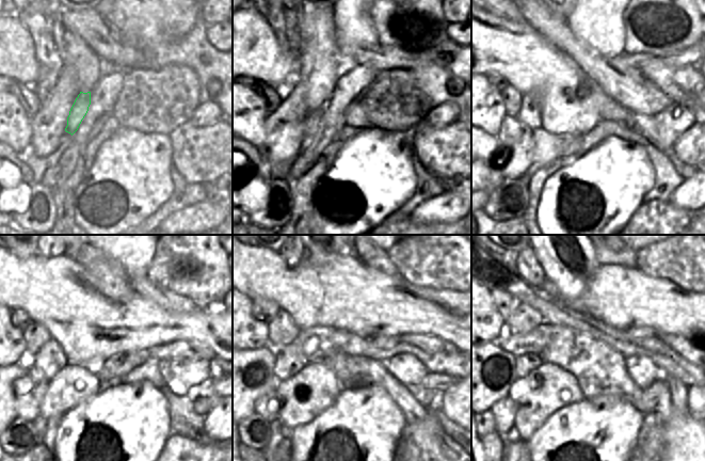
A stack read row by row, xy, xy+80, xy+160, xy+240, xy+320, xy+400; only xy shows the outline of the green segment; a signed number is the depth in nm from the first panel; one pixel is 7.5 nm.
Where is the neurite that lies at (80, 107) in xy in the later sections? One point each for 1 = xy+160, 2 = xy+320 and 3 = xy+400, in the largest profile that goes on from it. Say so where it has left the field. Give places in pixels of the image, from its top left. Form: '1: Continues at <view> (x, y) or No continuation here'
1: Continues at xy+160 (548, 147)
2: Continues at xy+320 (308, 393)
3: Continues at xy+400 (548, 388)

